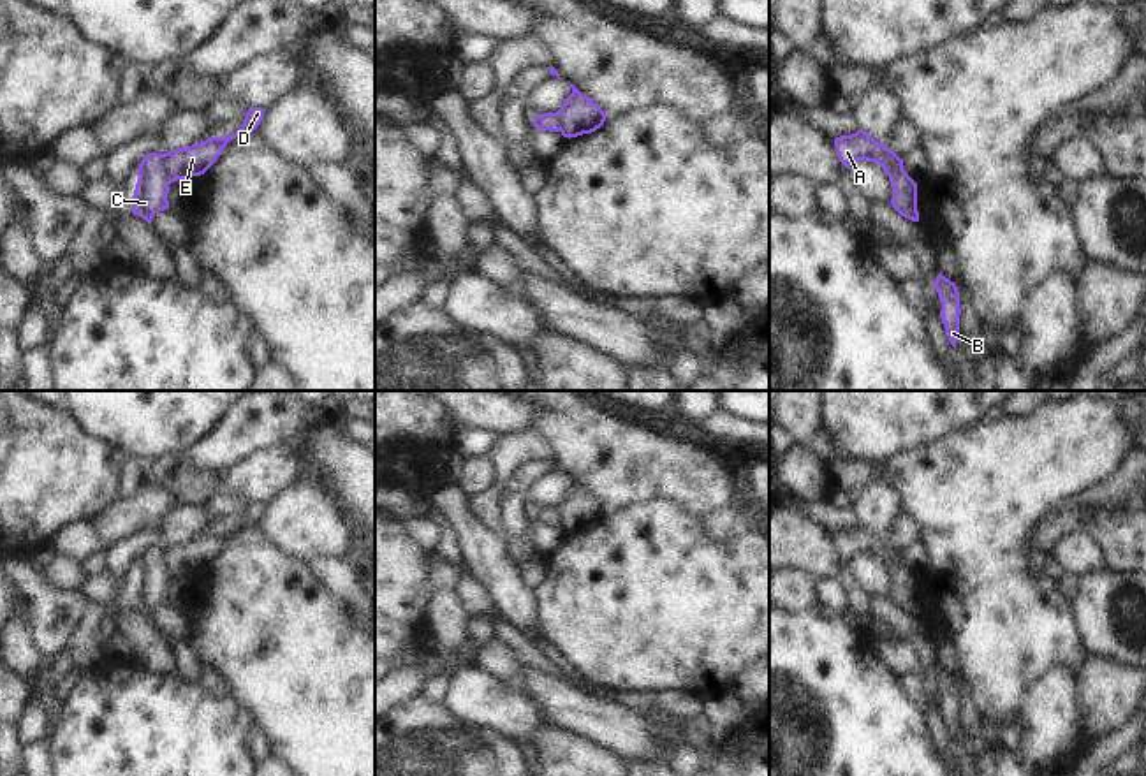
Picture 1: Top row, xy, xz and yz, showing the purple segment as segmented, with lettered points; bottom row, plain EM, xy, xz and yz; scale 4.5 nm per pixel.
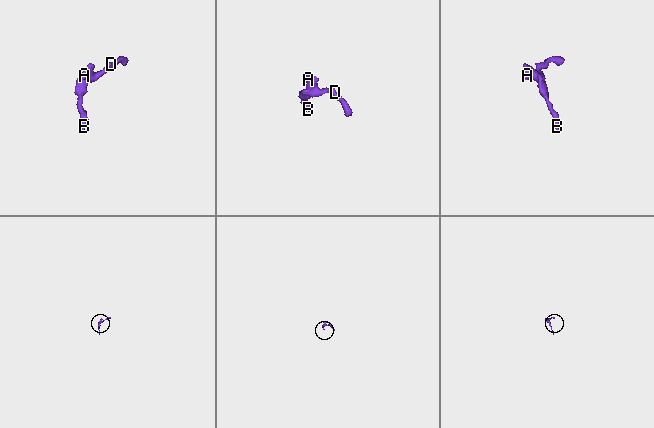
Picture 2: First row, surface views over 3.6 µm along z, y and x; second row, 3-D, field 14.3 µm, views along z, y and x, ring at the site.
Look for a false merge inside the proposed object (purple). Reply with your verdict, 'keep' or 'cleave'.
cleave

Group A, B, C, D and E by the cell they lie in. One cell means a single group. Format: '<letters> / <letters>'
A D E / B C

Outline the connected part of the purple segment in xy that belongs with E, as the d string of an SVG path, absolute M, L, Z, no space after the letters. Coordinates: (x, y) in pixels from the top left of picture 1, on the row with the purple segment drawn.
M252 107L246 111L241 128L232 135L209 137L188 148L176 148L164 153L164 169L171 183L178 179L188 179L192 176L204 174L222 155L229 141L241 134L253 132L264 116L262 107Z

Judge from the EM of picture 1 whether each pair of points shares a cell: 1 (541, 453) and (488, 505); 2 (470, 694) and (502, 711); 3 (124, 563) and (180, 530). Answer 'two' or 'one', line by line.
1: one
2: one
3: one

